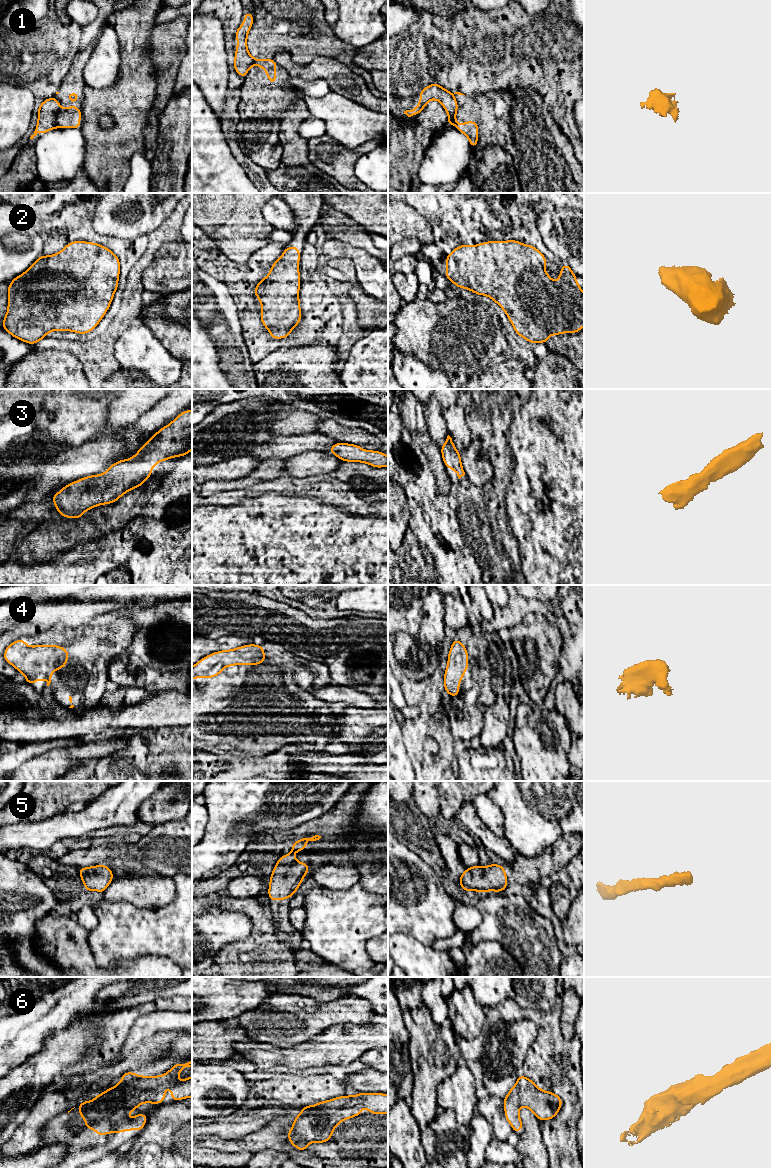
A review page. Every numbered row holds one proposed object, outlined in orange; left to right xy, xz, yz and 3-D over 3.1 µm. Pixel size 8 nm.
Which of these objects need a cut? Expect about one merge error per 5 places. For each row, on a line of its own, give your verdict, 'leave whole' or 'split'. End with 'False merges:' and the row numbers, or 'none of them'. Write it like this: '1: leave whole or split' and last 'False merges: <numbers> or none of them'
1: split
2: leave whole
3: leave whole
4: leave whole
5: leave whole
6: leave whole
False merges: 1

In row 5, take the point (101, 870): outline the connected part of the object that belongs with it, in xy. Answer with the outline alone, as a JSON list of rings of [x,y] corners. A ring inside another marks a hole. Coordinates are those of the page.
[[[105,865],[79,868],[78,871],[86,892],[95,890],[103,893],[113,879],[113,872]]]

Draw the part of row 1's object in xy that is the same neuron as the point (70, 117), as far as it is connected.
[[[77,107],[59,108],[55,128],[81,128],[81,109]]]

